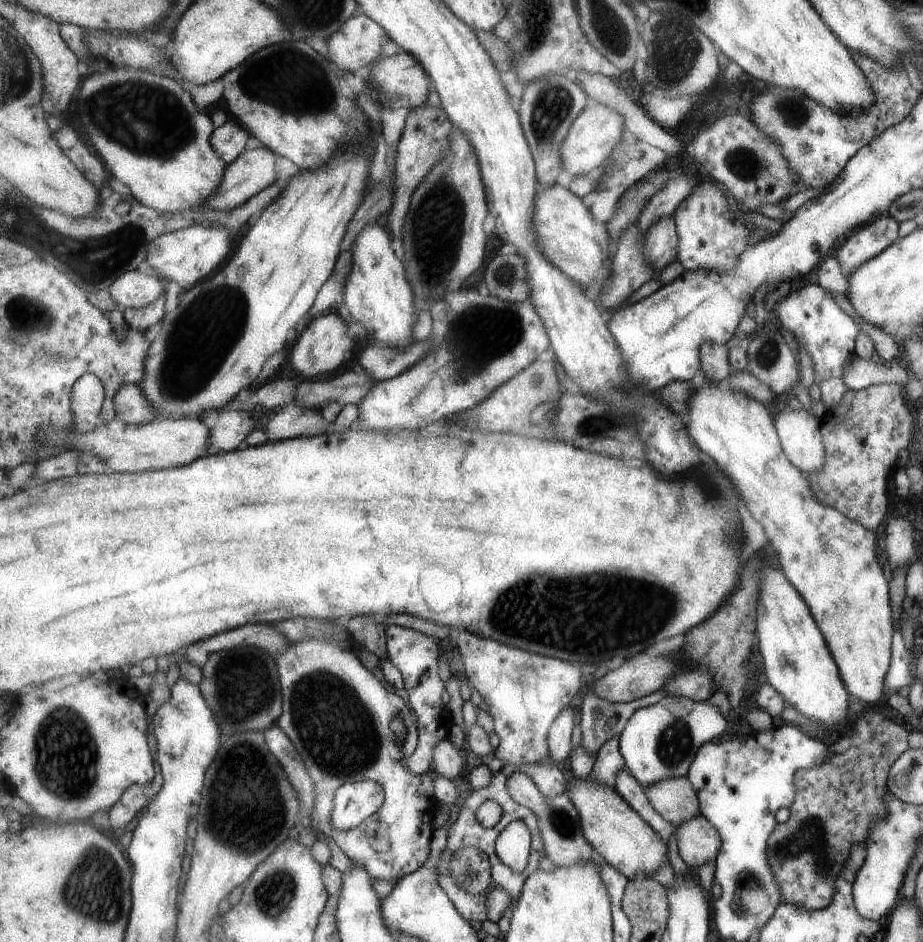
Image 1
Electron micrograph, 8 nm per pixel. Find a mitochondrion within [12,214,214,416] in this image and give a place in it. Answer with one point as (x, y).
(169, 386)

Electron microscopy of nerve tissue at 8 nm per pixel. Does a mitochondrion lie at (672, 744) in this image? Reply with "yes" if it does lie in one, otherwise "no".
yes

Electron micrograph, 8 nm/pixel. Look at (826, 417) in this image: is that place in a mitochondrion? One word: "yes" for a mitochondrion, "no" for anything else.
no

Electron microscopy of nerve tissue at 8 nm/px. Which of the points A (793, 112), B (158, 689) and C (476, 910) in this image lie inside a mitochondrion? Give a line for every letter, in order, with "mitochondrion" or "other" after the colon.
A: mitochondrion
B: other
C: other

